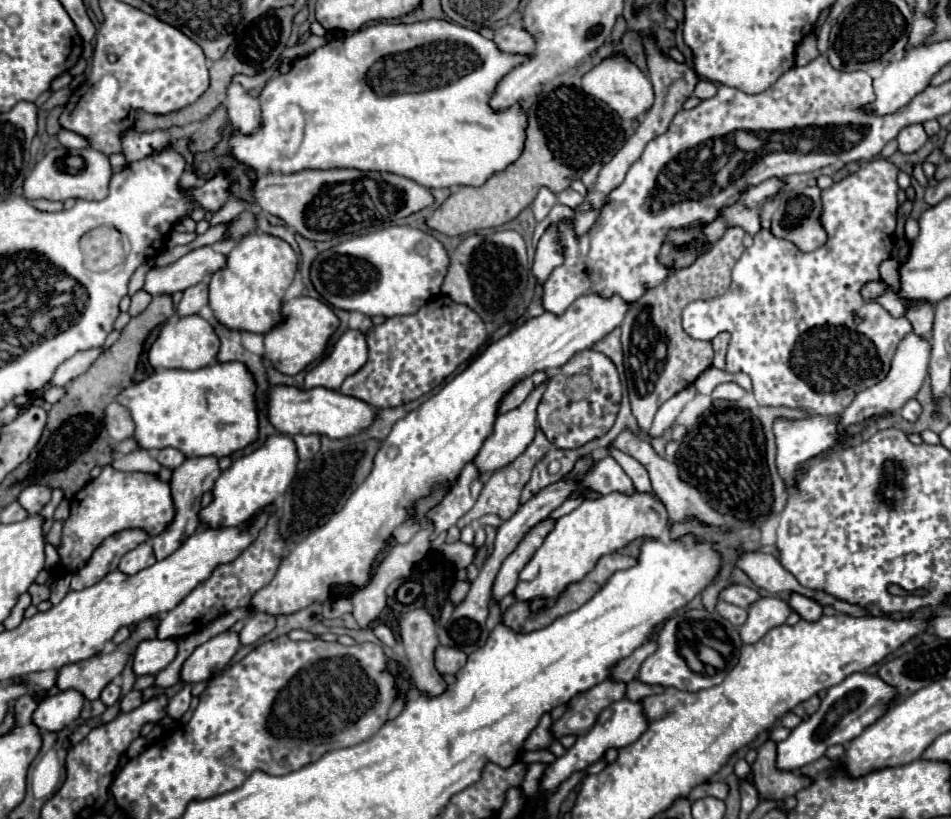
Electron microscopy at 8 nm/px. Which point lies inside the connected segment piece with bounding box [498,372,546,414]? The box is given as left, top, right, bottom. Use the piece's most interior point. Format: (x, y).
(515, 397)

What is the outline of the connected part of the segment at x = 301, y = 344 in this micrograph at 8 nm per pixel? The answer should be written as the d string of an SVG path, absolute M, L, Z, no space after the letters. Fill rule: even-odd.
M298 296L284 302L280 316L282 320L264 334L264 360L270 360L278 372L294 376L324 354L328 338L334 334L340 322L328 304L310 296Z

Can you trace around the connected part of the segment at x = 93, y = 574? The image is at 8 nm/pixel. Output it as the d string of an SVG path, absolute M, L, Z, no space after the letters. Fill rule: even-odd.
M124 530L124 532L118 532L110 538L106 538L94 550L94 554L86 562L86 566L72 574L70 590L82 590L82 588L88 588L88 586L96 584L108 572L114 572L118 568L118 562L126 552L130 552L132 548L136 548L138 544L142 544L146 540L150 540L150 538L142 530Z

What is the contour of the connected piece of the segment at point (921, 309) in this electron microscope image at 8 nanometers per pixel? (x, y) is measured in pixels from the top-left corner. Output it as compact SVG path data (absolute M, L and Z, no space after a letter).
M906 302L906 318L912 322L914 332L930 334L934 322L934 306L930 302Z

